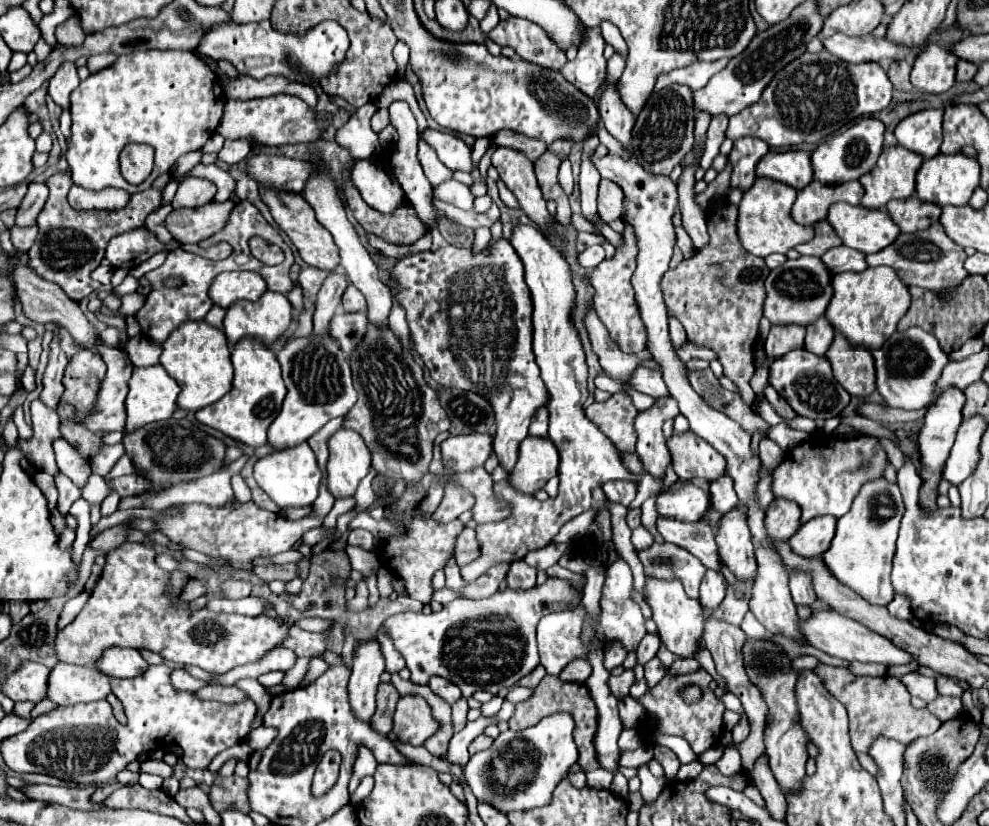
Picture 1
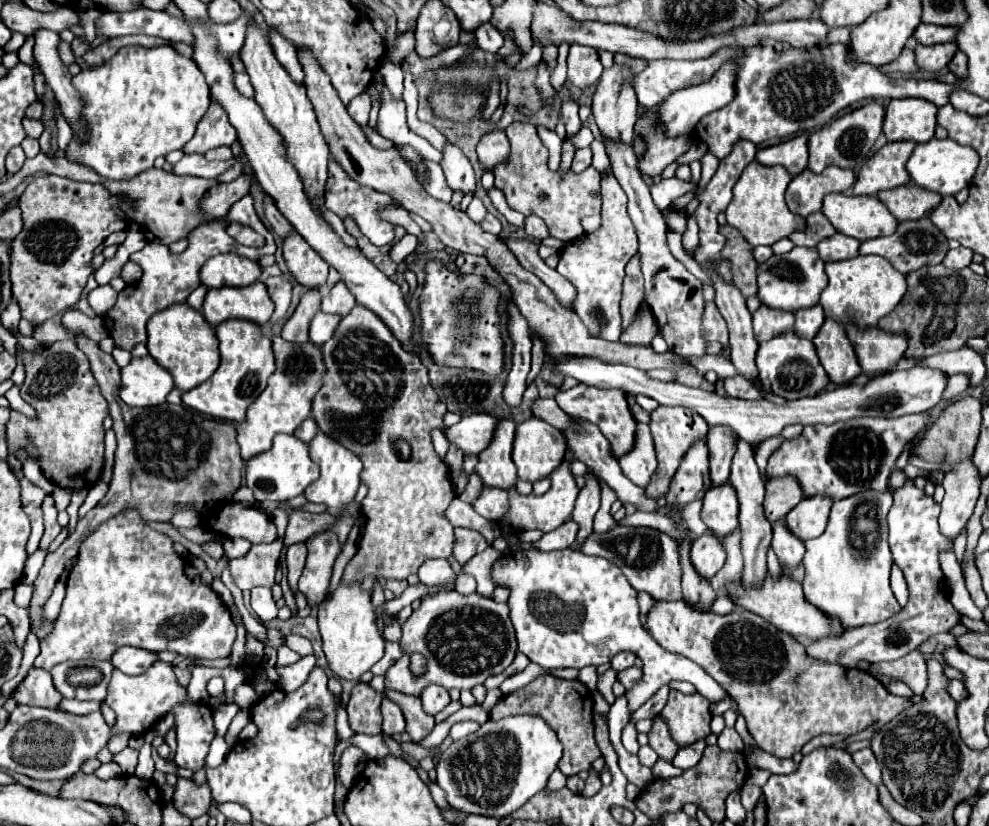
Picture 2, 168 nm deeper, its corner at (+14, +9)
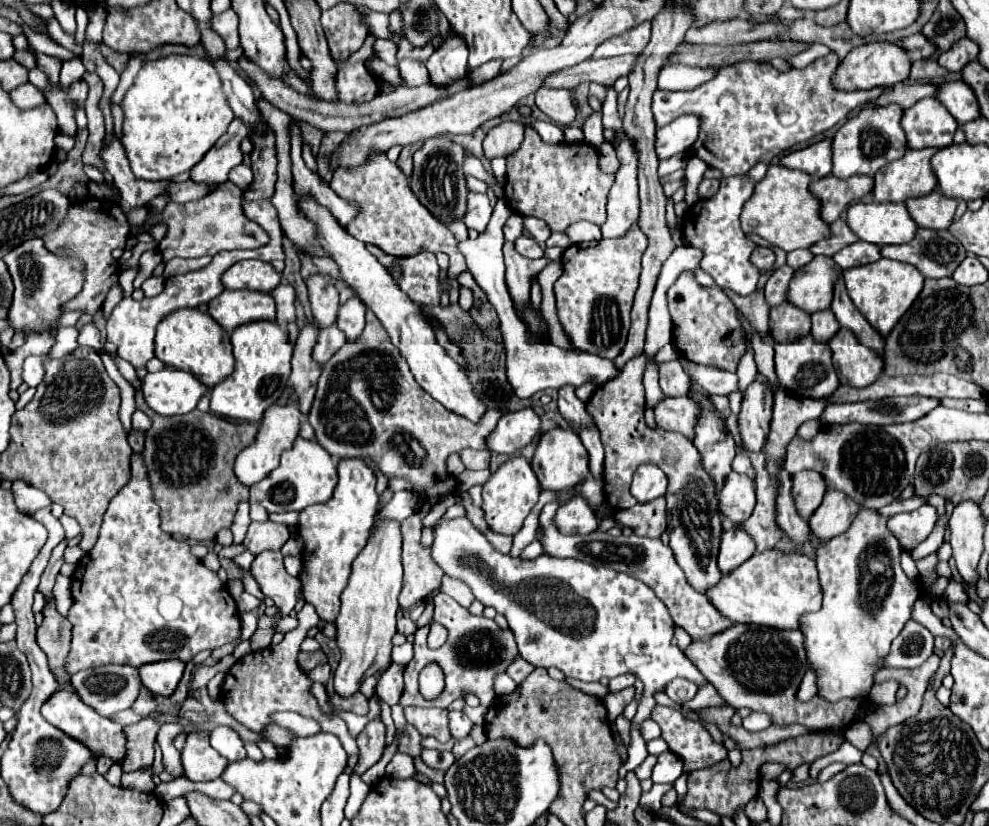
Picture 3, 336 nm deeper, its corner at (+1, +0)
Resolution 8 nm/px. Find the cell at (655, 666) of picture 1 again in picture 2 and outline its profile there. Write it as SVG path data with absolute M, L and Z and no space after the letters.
M636 666L626 668L624 672L618 674L618 682L620 682L626 690L630 690L638 680L640 680L640 668L636 668Z

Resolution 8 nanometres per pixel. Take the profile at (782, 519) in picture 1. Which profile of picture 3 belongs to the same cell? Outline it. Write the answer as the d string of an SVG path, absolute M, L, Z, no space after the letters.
M801 471L793 475L793 501L797 507L797 513L807 521L813 511L821 505L825 495L825 481L815 471Z

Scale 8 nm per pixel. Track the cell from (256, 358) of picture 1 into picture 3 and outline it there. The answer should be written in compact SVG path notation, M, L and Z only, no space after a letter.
M253 321L237 327L231 333L231 345L235 355L235 371L211 391L211 413L227 419L257 423L261 421L263 411L277 403L287 389L293 347L287 333L273 321Z

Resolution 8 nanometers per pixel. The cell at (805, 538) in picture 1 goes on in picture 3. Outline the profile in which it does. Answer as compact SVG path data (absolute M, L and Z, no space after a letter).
M831 491L825 493L823 503L811 515L809 527L817 539L829 541L849 529L857 511L859 505L851 497L845 497L845 493L841 491Z

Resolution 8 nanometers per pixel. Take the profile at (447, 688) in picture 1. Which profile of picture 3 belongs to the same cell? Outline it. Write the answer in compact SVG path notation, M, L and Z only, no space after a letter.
M449 711L449 731L455 739L463 739L471 731L471 721L463 711Z

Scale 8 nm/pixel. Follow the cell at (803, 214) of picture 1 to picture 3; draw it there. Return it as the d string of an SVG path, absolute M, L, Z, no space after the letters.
M833 175L823 179L813 179L809 191L821 203L821 219L829 225L841 217L845 207L853 201L863 199L873 189L873 177L849 177L849 181L841 181Z

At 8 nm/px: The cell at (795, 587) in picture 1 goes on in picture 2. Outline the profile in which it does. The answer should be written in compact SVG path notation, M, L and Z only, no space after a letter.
M778 520L772 526L772 548L780 564L784 564L786 568L798 566L804 556L804 542L792 536L792 532L788 532L788 526L784 520Z

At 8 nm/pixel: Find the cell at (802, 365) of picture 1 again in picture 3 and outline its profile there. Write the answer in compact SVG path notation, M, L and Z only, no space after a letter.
M811 335L791 343L775 343L775 373L779 385L789 393L793 393L795 397L823 399L833 395L833 391L837 391L839 387L837 373L831 365L829 347L825 343L815 343Z

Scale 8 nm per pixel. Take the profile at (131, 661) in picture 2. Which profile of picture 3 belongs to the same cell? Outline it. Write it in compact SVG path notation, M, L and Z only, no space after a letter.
M157 661L139 667L141 683L155 695L171 695L183 675L183 661Z

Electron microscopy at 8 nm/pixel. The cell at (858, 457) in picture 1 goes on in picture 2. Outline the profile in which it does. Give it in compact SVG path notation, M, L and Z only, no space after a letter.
M920 412L920 414L908 414L908 416L900 416L900 418L854 418L854 420L846 420L846 422L836 422L832 426L824 426L824 424L816 424L816 426L804 426L804 432L794 438L794 440L786 440L782 442L782 446L778 450L772 452L768 466L766 466L766 476L786 476L792 474L798 478L804 496L814 496L814 494L826 494L832 500L842 500L848 498L852 494L864 492L864 490L886 490L888 488L888 476L894 470L894 464L898 460L898 456L902 454L902 450L914 442L914 438L918 436L918 432L922 428L926 428L930 422L930 414L928 412Z

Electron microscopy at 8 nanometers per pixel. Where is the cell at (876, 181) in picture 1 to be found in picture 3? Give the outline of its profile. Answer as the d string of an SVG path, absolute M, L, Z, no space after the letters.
M907 149L901 159L885 165L885 169L875 175L875 201L903 203L905 199L931 193L937 187L937 179L929 163L935 153L937 149Z

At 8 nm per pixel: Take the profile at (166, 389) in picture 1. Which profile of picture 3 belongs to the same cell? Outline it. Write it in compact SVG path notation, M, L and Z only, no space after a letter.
M165 367L157 373L147 373L141 381L145 403L161 415L181 415L195 409L207 387L191 373Z

